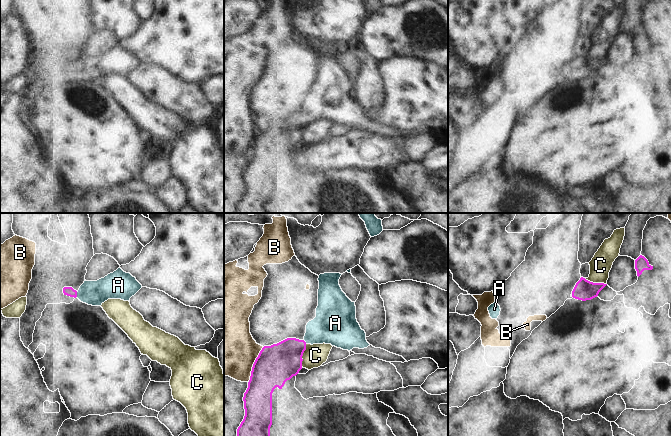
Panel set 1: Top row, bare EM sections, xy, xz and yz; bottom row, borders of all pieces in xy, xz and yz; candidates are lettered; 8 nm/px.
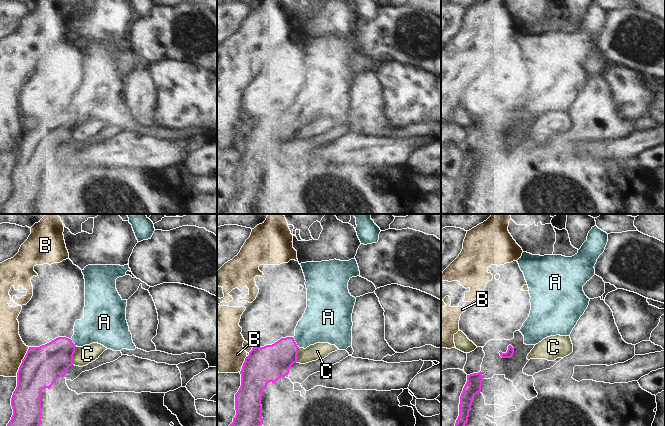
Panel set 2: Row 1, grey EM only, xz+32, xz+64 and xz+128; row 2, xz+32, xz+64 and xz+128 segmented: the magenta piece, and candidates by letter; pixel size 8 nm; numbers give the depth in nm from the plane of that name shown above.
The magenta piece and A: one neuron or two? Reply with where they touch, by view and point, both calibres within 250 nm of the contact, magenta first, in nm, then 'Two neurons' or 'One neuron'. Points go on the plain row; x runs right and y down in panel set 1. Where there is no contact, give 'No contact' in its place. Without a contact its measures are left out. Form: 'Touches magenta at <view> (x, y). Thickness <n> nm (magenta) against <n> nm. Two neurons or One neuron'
Touches magenta at xy (76, 70). Thickness 80 nm (magenta) against 200 nm. One neuron.

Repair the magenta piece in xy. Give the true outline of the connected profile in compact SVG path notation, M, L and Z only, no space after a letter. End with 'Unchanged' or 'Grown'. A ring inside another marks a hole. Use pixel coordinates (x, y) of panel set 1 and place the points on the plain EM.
M120 43L113 49L97 57L84 57L79 66L64 63L64 71L78 74L81 78L92 82L101 82L108 75L130 77L142 61L130 49Z. Grown.

